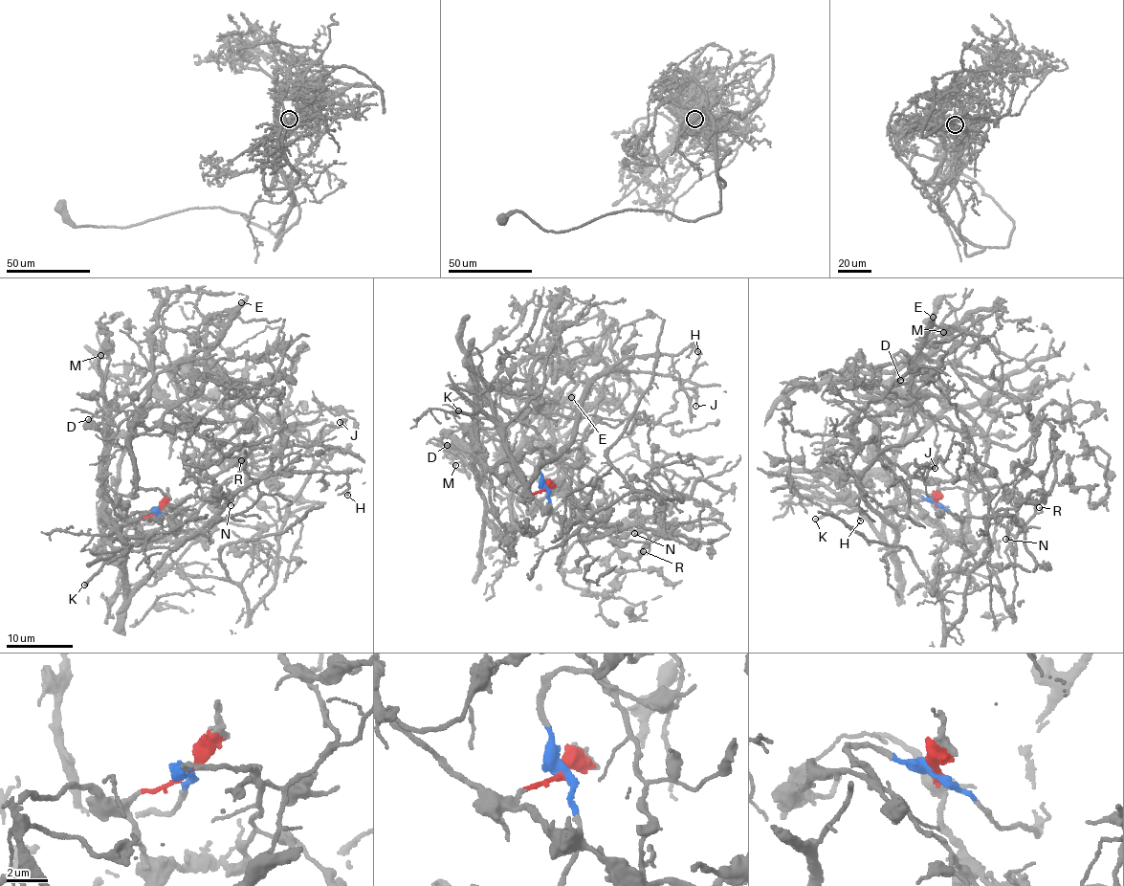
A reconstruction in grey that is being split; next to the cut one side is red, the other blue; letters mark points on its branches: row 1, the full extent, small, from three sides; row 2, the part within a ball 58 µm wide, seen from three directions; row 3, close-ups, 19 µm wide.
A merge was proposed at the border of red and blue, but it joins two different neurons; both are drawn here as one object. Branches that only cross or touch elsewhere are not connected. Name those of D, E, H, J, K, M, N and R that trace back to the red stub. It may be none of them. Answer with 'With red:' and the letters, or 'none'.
With red: D, H, J, K, M

